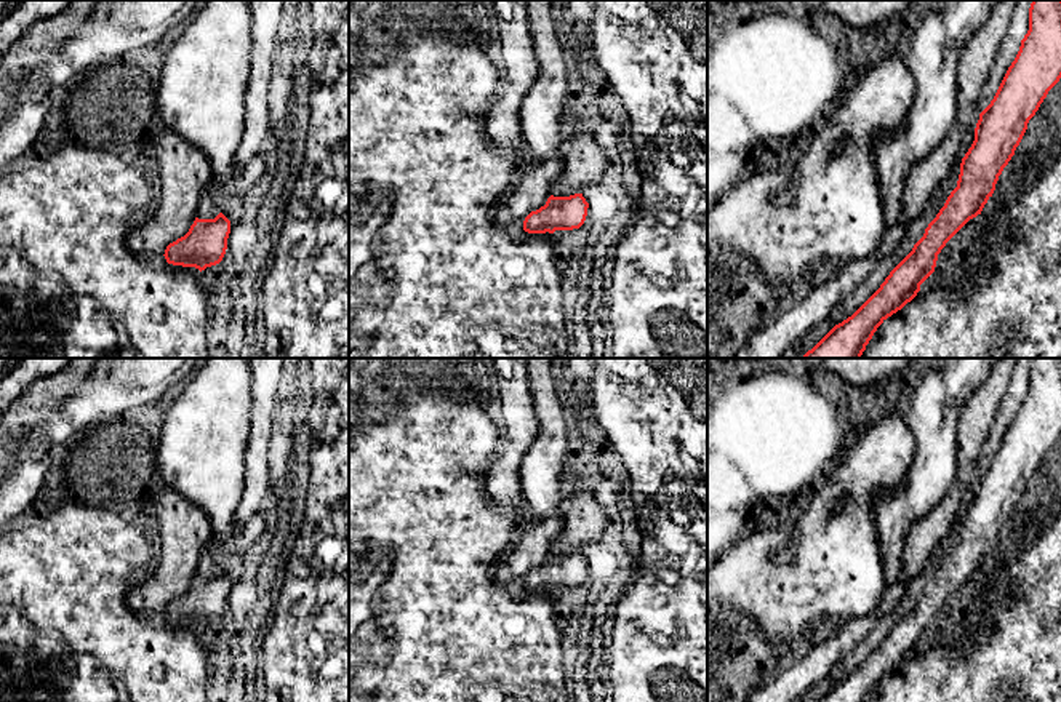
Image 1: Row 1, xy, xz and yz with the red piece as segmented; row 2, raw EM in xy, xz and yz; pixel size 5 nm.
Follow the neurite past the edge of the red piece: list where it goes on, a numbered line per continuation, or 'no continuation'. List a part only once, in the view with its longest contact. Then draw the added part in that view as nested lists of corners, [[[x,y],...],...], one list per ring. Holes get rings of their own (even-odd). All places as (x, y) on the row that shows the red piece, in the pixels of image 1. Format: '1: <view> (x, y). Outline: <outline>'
no continuation

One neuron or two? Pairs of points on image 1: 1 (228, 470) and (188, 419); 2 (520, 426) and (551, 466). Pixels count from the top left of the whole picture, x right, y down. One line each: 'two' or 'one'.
1: one
2: two

